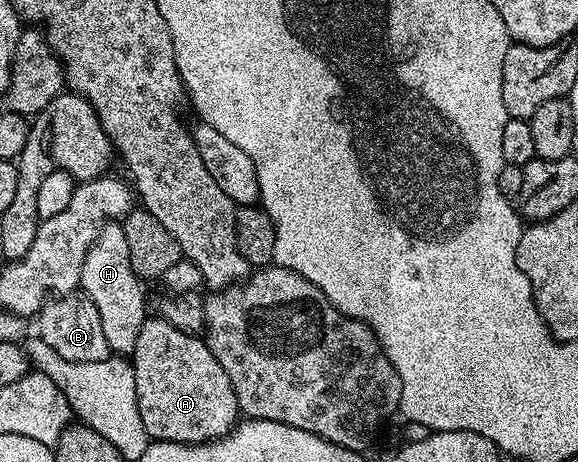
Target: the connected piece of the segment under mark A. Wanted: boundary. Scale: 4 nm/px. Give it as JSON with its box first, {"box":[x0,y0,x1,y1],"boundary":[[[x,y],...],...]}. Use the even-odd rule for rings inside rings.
{"box":[131,317,239,446],"boundary":[[[146,317],[135,339],[131,355],[134,372],[135,394],[138,396],[140,419],[150,439],[157,444],[184,444],[196,446],[198,442],[211,442],[229,433],[239,421],[239,411],[231,380],[219,368],[219,360],[211,356],[209,346],[198,335],[179,332],[166,318]]]}

